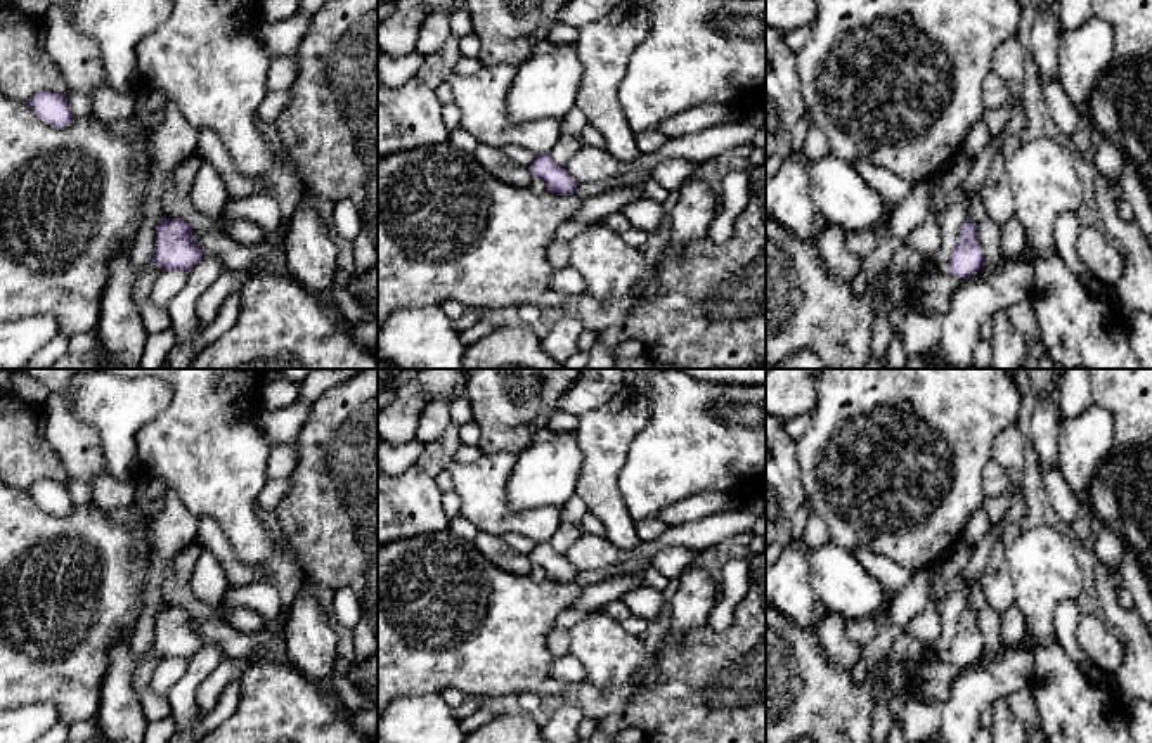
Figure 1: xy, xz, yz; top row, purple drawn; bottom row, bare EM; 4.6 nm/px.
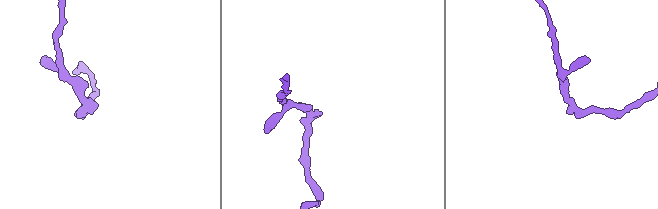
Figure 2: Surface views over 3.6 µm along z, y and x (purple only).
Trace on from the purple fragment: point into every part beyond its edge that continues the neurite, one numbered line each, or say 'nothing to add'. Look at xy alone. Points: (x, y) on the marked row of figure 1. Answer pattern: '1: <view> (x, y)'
nothing to add

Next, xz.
nothing to add

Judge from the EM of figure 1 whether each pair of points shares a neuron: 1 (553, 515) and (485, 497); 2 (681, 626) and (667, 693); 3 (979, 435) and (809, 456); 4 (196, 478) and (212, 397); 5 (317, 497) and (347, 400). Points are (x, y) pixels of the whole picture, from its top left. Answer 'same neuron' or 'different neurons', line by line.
1: same neuron
2: different neurons
3: same neuron
4: same neuron
5: same neuron

